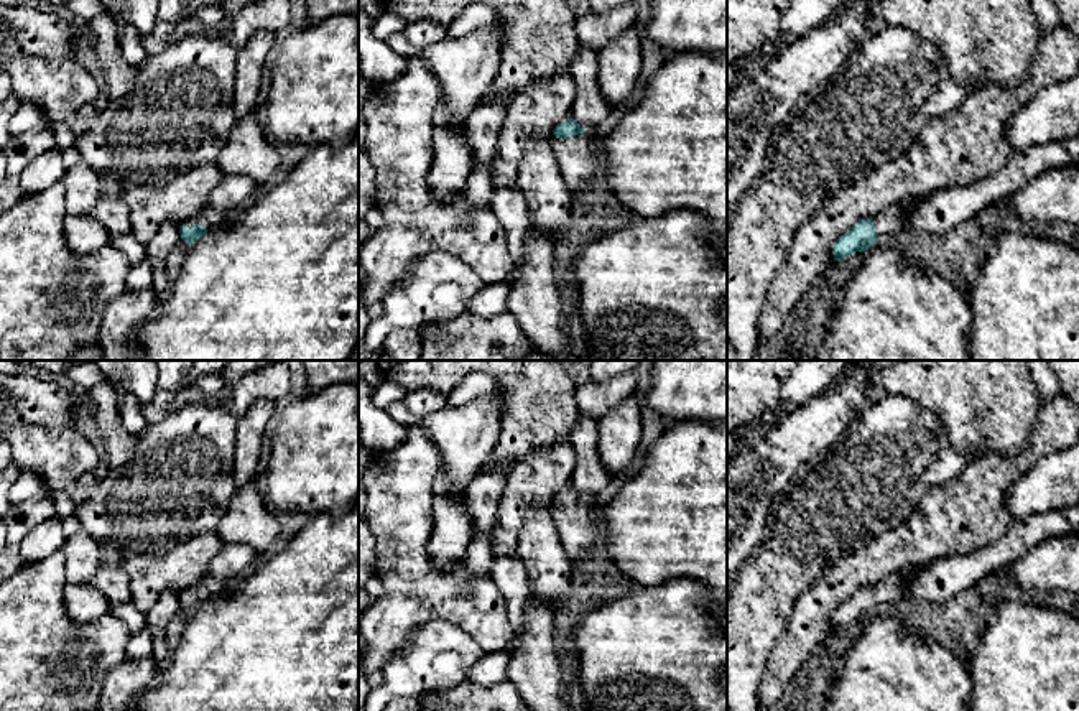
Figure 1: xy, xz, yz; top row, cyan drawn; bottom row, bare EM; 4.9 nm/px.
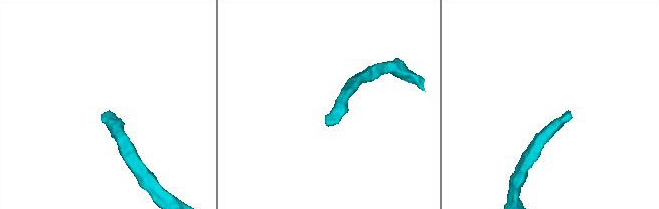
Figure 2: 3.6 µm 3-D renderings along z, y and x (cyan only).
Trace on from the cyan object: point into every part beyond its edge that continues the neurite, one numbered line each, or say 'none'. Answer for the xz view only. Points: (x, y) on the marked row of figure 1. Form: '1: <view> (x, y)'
1: xz (578, 157)

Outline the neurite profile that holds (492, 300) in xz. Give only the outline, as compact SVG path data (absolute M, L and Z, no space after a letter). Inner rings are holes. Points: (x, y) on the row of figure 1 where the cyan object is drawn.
M507 281L485 285L467 304L467 311L479 318L493 318L507 313L512 286Z

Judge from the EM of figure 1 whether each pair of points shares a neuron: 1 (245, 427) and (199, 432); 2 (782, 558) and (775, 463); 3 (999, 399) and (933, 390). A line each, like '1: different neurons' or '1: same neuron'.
1: different neurons
2: different neurons
3: same neuron

